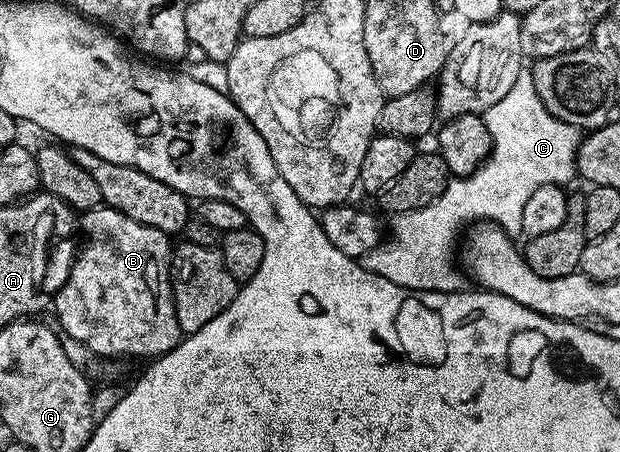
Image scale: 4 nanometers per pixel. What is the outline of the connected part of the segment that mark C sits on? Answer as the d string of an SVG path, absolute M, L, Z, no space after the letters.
M524 69L523 72L517 77L517 81L513 81L509 93L505 93L505 97L501 97L501 101L497 101L497 105L493 105L485 113L487 121L487 128L491 134L491 153L487 156L487 160L480 165L471 175L460 175L458 177L448 178L445 189L433 201L429 201L429 205L425 205L422 209L413 209L406 211L400 215L395 215L392 218L391 231L389 227L389 238L386 241L380 241L376 247L369 253L365 253L362 257L363 268L369 273L377 273L377 277L385 277L385 281L393 281L393 285L401 285L405 289L413 289L414 291L445 291L448 290L449 283L447 283L447 254L451 251L451 246L455 243L455 238L459 235L459 226L462 223L466 225L474 224L476 221L490 221L496 227L503 228L508 235L515 237L523 230L521 221L521 213L525 209L525 201L529 201L529 193L533 193L533 189L537 189L541 185L553 185L558 183L560 185L567 185L567 182L572 178L576 178L577 172L575 170L575 154L579 151L581 142L580 128L569 125L565 121L561 121L557 117L553 117L553 113L549 113L549 109L545 109L545 105L541 101L541 97L537 97L537 89L533 85L533 77L530 70Z

